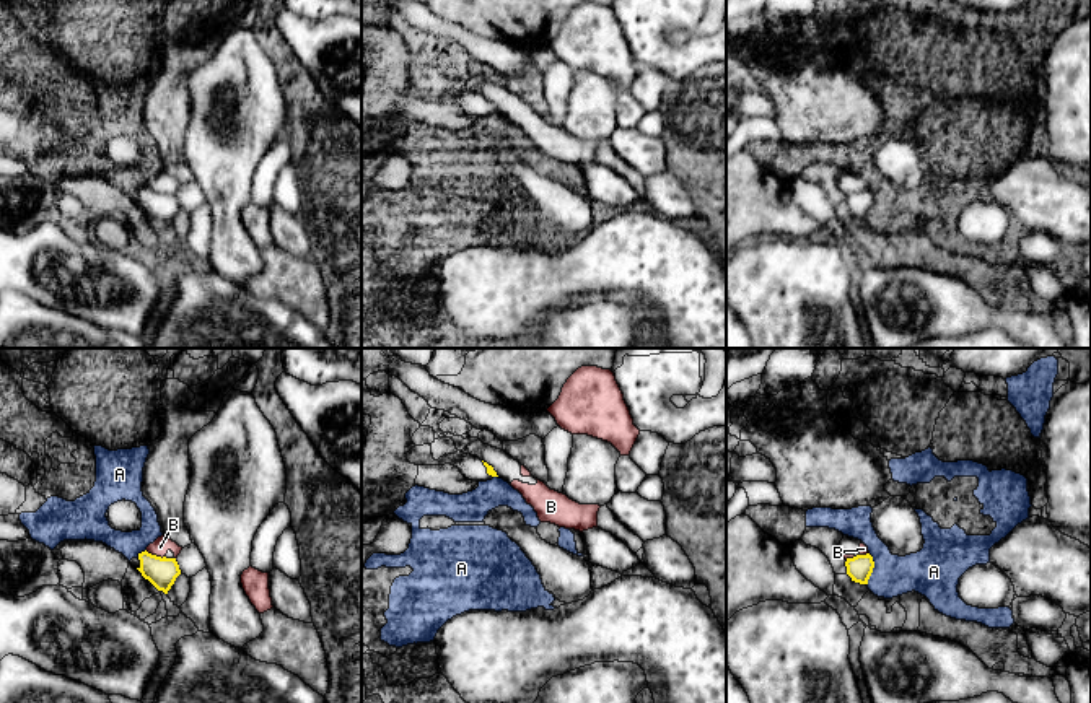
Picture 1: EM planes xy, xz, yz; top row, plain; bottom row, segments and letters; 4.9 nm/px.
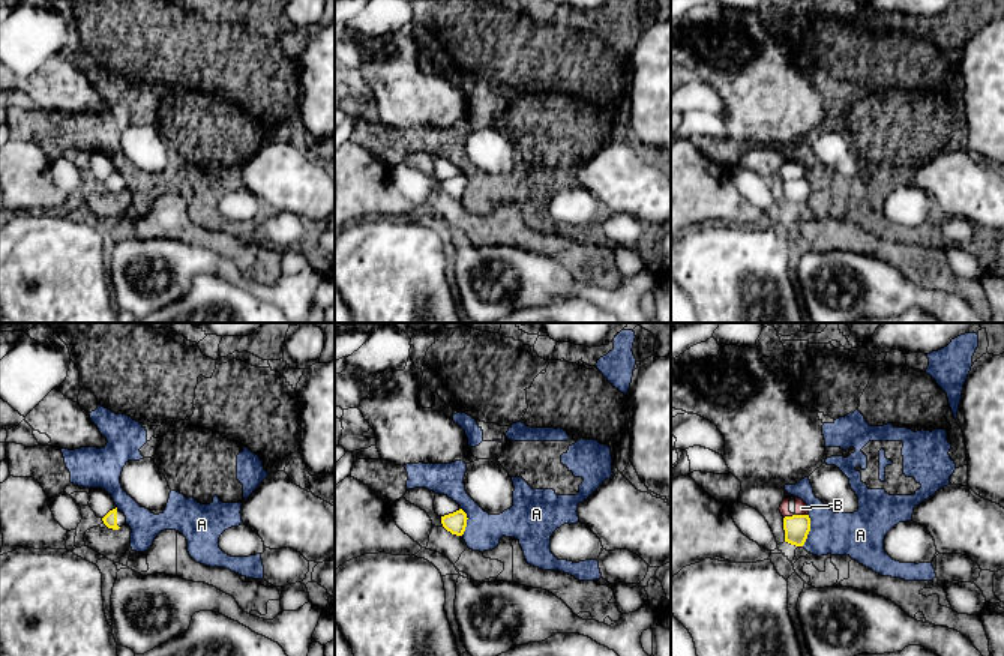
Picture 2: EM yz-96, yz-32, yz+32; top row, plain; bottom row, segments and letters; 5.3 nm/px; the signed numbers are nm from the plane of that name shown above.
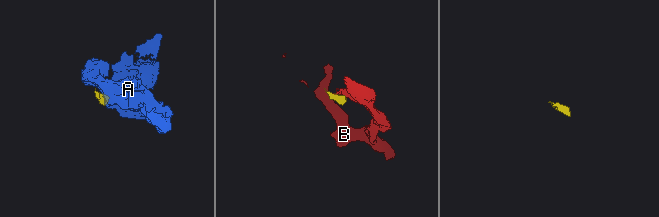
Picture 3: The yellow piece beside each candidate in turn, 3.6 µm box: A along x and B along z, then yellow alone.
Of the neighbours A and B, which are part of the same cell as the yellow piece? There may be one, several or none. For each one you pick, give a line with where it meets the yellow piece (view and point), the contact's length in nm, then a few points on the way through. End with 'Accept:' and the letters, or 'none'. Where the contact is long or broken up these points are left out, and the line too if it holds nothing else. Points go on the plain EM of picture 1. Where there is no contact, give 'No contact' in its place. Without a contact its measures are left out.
Accept: none

